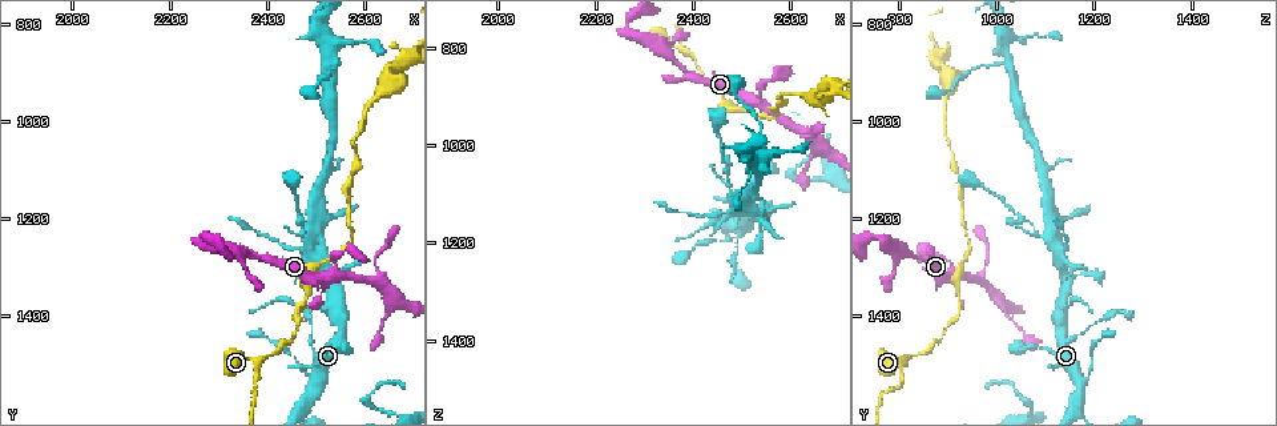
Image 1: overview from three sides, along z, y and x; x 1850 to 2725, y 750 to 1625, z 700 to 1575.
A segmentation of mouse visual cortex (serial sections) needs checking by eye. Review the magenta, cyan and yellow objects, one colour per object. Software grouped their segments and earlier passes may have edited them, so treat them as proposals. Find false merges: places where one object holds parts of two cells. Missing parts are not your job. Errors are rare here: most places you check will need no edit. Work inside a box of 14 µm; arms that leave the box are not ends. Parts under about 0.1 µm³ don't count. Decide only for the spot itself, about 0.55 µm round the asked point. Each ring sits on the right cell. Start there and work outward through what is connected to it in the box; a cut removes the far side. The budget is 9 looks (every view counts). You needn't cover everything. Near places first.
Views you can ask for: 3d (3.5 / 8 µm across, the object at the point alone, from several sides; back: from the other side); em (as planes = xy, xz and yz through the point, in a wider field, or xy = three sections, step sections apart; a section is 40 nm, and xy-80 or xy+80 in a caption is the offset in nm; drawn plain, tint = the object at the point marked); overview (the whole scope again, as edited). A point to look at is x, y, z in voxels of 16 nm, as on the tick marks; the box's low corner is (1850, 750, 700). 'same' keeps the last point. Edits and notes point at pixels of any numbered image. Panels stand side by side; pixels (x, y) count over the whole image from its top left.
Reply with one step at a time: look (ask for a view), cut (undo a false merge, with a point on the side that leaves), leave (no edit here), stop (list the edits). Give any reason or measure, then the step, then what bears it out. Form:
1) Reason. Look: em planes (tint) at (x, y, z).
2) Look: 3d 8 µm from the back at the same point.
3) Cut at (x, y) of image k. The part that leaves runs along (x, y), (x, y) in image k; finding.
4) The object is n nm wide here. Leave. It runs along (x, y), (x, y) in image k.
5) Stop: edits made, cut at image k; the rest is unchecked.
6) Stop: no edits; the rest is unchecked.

Sharp bend. Look: 3d 3.5 µm at (2380, 1545, 810).

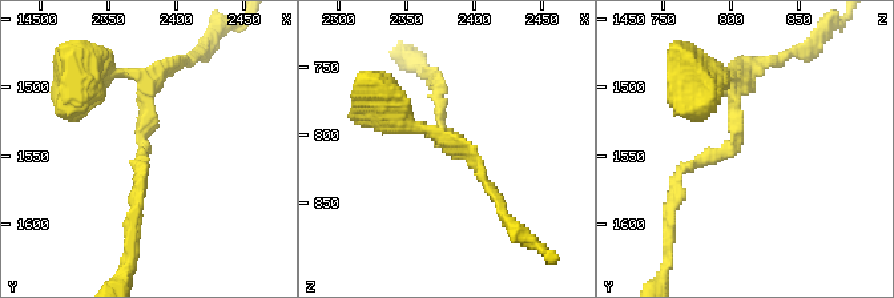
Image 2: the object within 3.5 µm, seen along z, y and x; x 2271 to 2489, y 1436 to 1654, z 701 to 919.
The arms are 150, 200 nm wide. Look: em planes (tint) at (2378, 1540, 804).

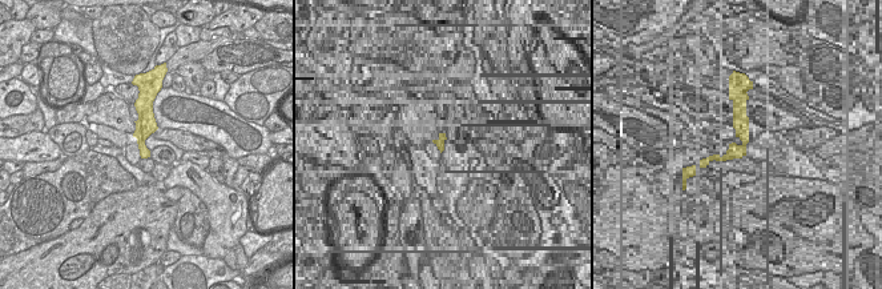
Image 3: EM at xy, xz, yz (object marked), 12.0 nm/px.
Leave. It runs along (725, 73), (740, 139), (685, 166), (675, 192) in image 2; one cell here.

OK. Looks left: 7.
Thin neck. Look: 3d 8 µm at (2475, 1210, 1070).

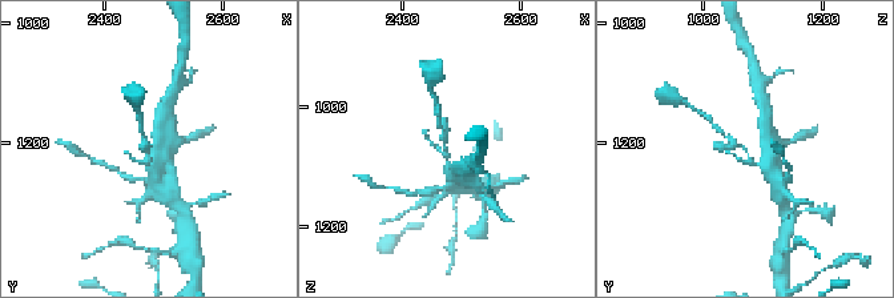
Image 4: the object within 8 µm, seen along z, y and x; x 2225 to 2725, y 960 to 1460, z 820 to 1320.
Look: em xy step 5 (tint) at (2470, 1210, 1070).

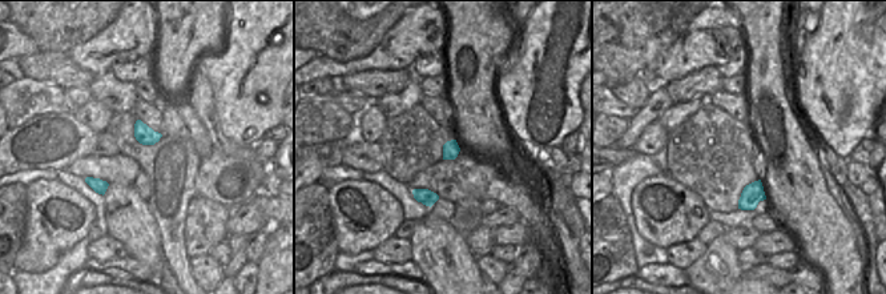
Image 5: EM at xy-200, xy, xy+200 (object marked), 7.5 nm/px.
The object is 130 nm wide here. Leave. It runs along (454, 176), (448, 172), (438, 120) in image 4; one cell here.

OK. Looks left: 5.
Narrows sharply. Look: 3d 3.5 µm at (2660, 890, 880).

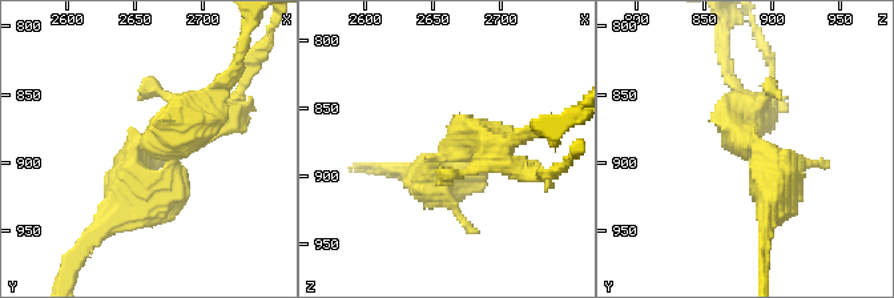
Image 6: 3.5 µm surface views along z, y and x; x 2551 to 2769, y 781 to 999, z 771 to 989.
Look: em xy step 3 (tint) at (2654, 886, 884).

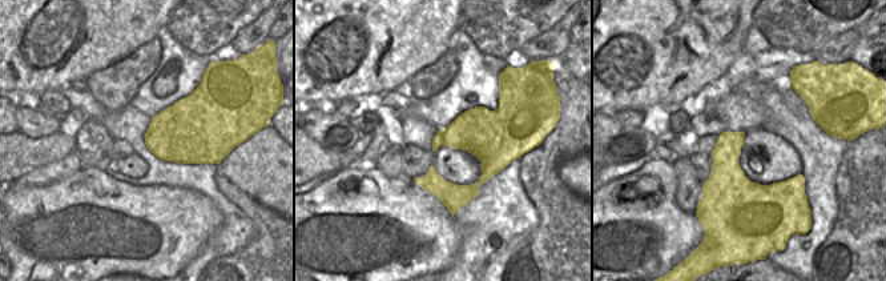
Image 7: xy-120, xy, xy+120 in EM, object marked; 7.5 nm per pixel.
The object is 320 nm wide here. Cut at (725, 55) of image 6. The part that leaves runs along (746, 140), (725, 67) in image 6; a second cell is stuck on.

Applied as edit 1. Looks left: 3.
Look: overview.

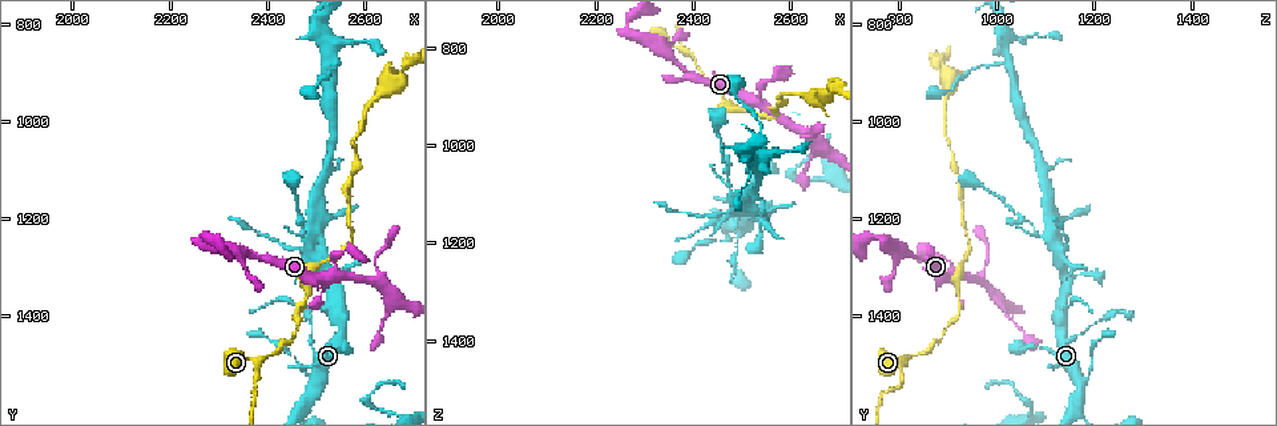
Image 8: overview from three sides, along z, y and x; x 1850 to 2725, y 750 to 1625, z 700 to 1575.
Abrupt turn. Look: 3d 3.5 µm from the back at (2525, 870, 1025).

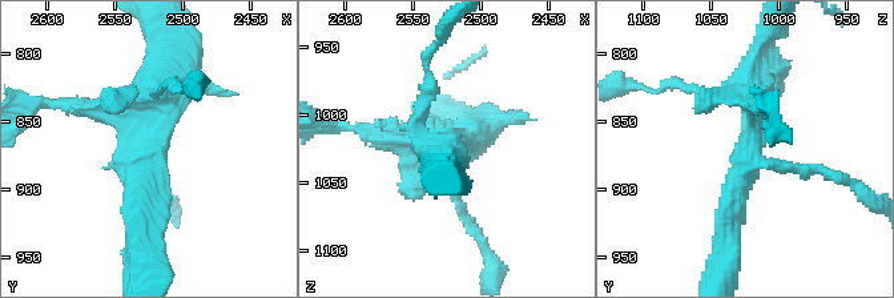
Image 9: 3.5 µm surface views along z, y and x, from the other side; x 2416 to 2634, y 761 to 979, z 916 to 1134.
Look: em xy step 1 (tint) at (2528, 872, 1024).

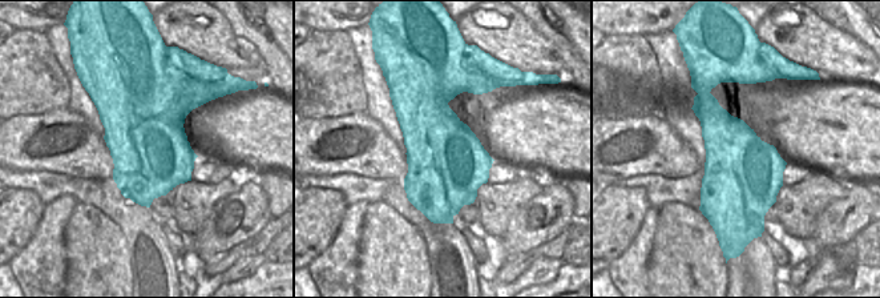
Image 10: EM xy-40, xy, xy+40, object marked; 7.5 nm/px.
Leave. It runs along (143, 232), (135, 162), (180, 73) in image 9; one cell here.

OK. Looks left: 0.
Stop: edits made, cut at image 6; the rest is unchecked.

